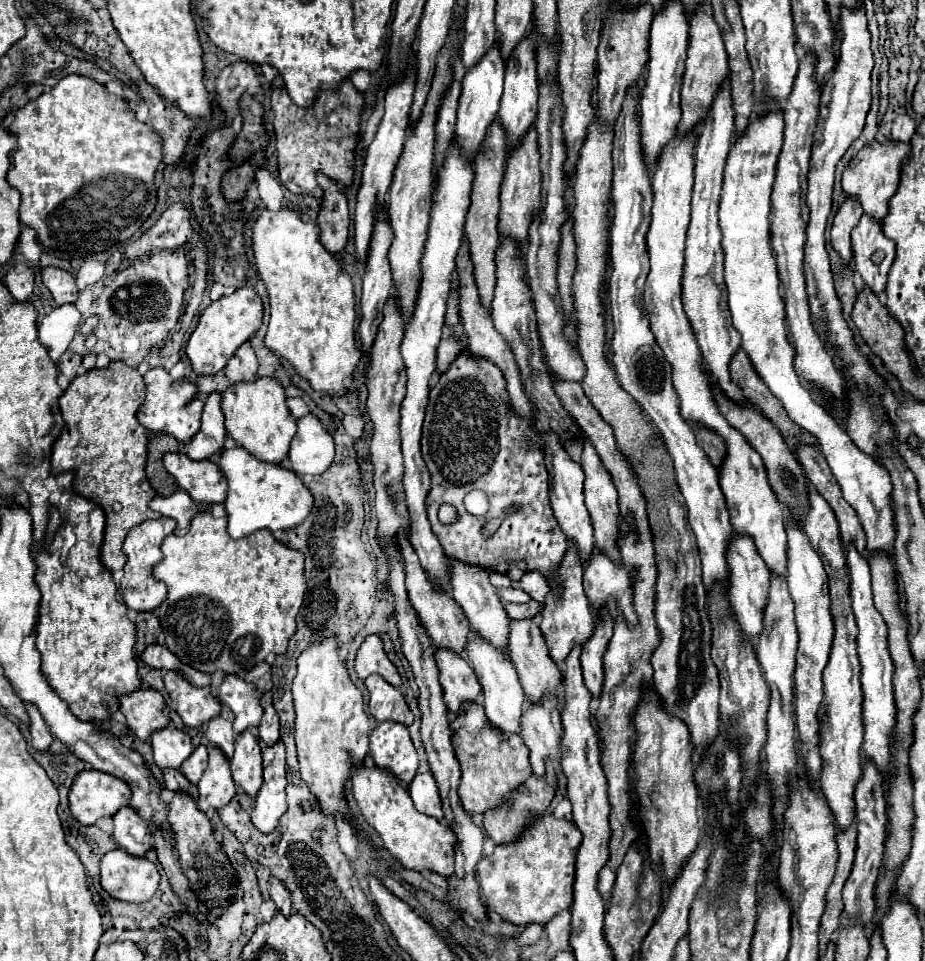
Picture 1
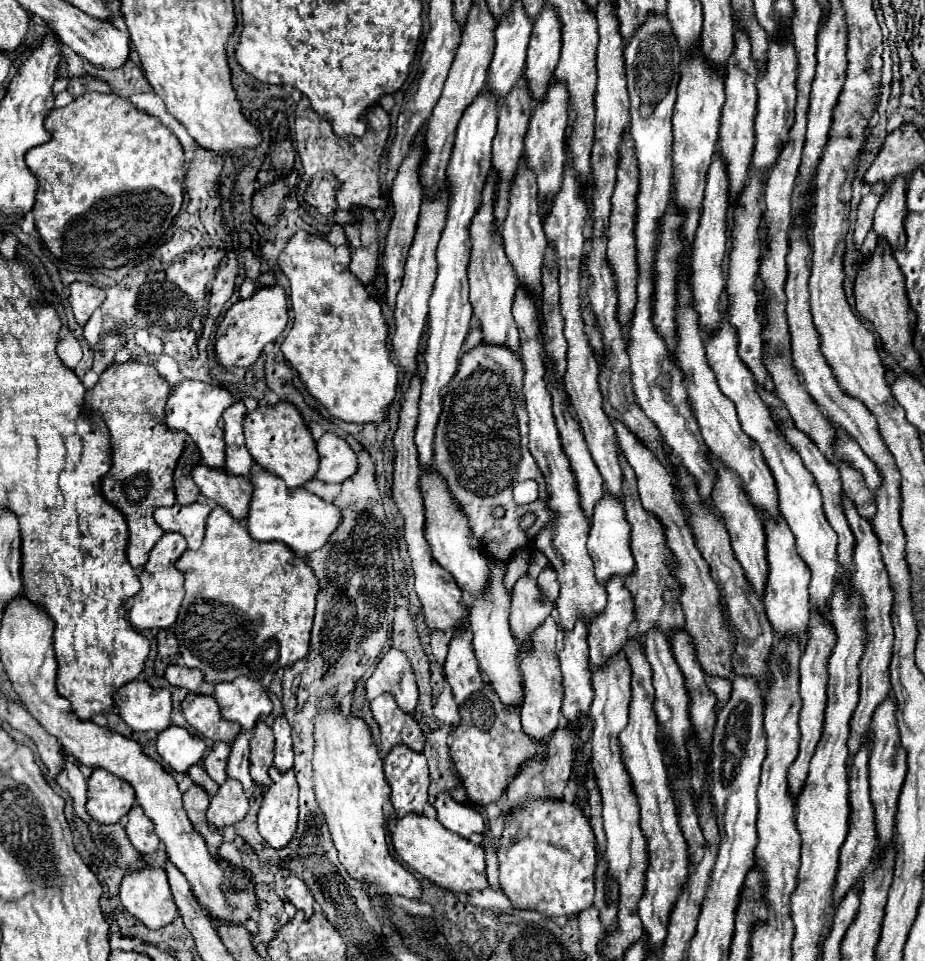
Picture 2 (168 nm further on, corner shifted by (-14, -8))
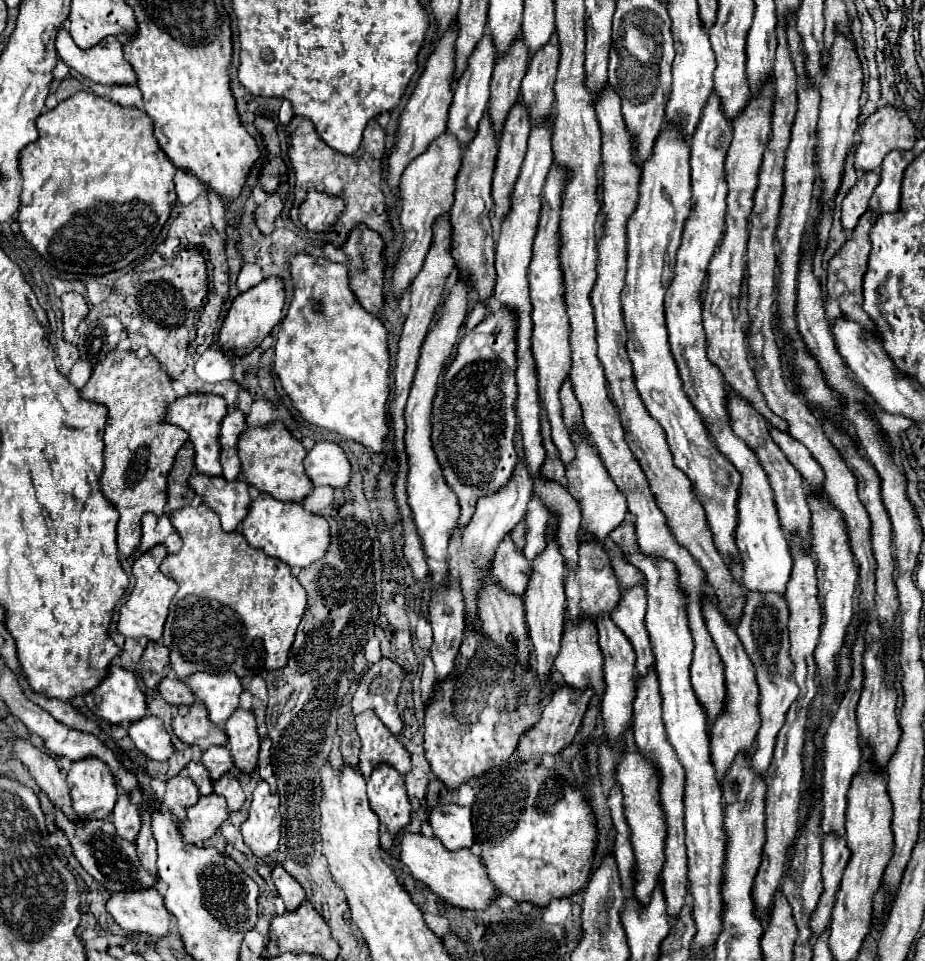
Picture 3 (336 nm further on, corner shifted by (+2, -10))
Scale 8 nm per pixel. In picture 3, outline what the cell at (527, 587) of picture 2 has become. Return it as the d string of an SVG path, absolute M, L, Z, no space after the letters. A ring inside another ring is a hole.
M510 536L504 538L492 562L494 582L498 586L504 586L504 590L508 590L510 594L516 594L518 598L522 598L526 594L530 574L532 574L532 568L524 558L524 554L516 552Z

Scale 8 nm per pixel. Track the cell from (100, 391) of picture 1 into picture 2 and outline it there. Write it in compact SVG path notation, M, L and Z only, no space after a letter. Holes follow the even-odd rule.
M128 360L124 364L114 362L100 374L96 386L86 392L86 406L102 414L112 434L112 468L102 478L102 492L104 498L126 516L130 528L128 562L134 568L146 564L150 550L164 534L154 522L154 510L160 506L174 506L176 502L192 504L200 496L200 490L190 476L192 460L196 466L200 462L200 454L194 452L194 458L190 458L188 452L182 454L186 446L186 432L170 430L164 422L164 408L170 392L172 386L156 372L152 364L142 364L136 360Z

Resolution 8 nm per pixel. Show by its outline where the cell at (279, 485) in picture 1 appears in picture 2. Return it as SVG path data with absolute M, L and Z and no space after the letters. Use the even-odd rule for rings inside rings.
M268 470L254 474L252 486L254 486L254 494L248 514L248 532L254 540L260 542L276 540L286 544L296 556L308 556L320 550L328 542L330 534L342 522L340 508L336 508L334 504L326 504L324 500L306 492L304 488L296 488L296 490L286 488L286 484L278 476L272 476Z

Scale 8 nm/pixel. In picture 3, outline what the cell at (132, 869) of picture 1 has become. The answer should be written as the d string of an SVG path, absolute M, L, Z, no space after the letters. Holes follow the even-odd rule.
M156 888L112 892L106 910L128 932L164 936L170 926L170 912Z

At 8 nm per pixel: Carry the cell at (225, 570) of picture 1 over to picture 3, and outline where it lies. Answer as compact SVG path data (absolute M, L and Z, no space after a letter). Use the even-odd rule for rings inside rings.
M200 504L200 506L186 506L182 510L176 510L170 514L172 518L172 524L174 528L178 530L178 534L182 536L184 540L184 546L180 552L176 554L168 554L164 558L164 562L160 564L160 570L172 578L174 582L178 582L178 594L172 598L172 606L170 606L170 614L166 618L166 626L164 626L164 634L162 634L162 640L164 640L164 646L168 646L170 650L170 666L172 670L176 672L176 676L180 680L186 680L188 676L196 674L196 672L208 672L208 674L226 674L226 672L234 672L236 676L256 676L256 674L262 674L262 672L268 672L268 670L278 670L278 668L284 668L286 662L288 662L288 652L290 652L290 646L294 642L294 634L296 634L296 628L300 624L300 618L304 614L304 608L306 608L306 592L304 588L300 586L300 582L292 576L292 572L288 570L288 566L276 558L268 558L268 554L264 554L262 550L256 550L252 546L248 546L246 538L240 534L240 532L224 532L220 528L220 520L218 516L206 506L206 504Z

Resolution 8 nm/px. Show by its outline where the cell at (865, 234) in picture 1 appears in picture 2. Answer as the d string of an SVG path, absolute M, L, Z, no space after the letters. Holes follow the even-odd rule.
M898 176L892 184L888 184L886 194L880 200L874 216L876 234L884 236L884 240L888 240L894 252L904 250L906 244L906 232L904 232L904 220L908 216L906 186L908 186L908 178L904 176Z

